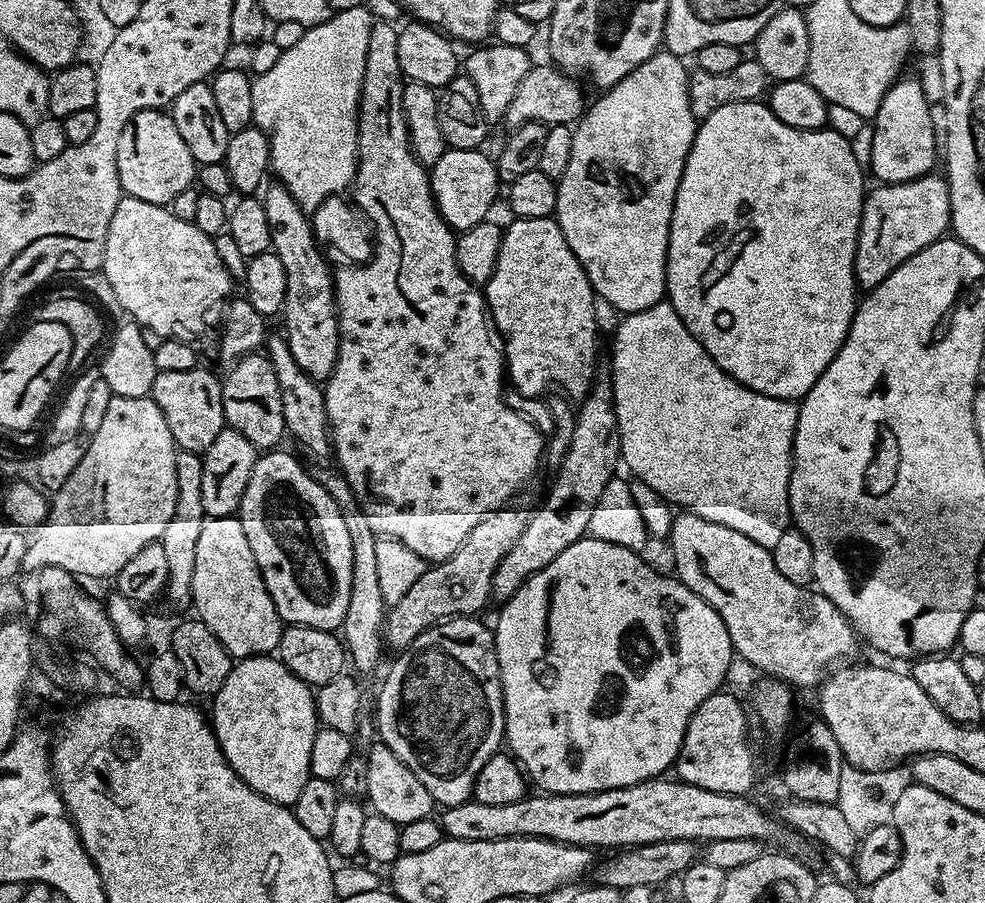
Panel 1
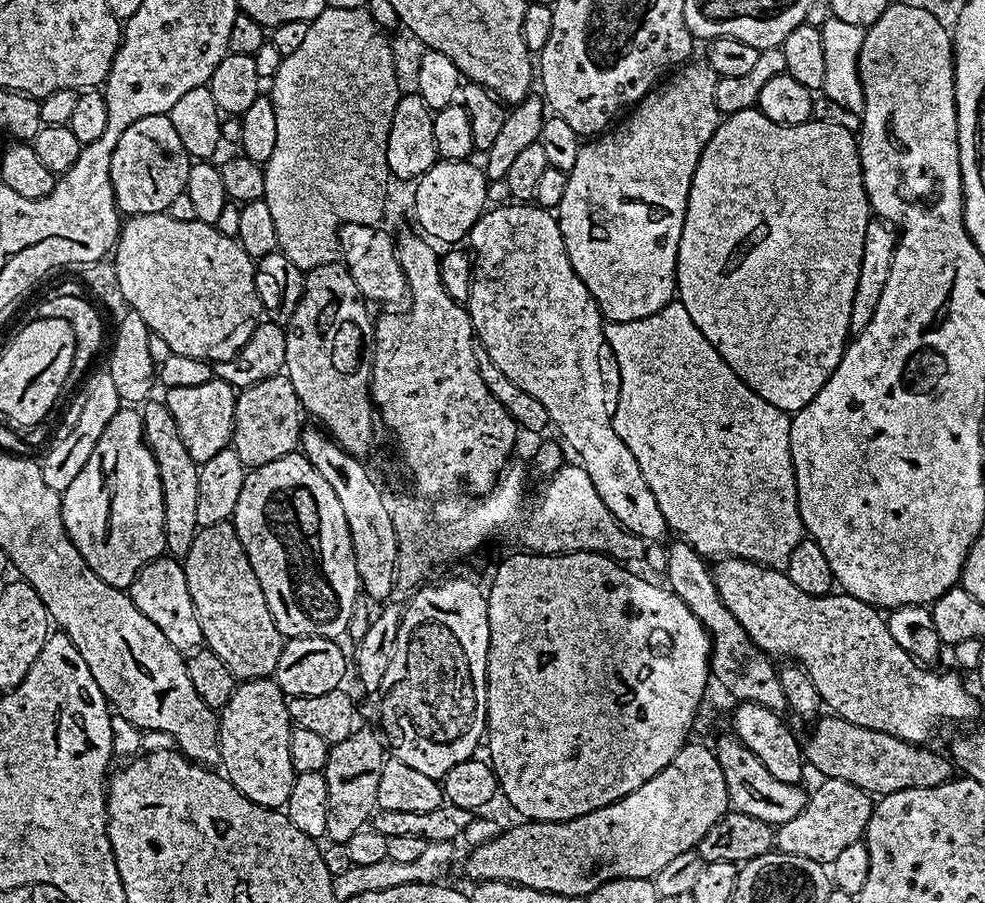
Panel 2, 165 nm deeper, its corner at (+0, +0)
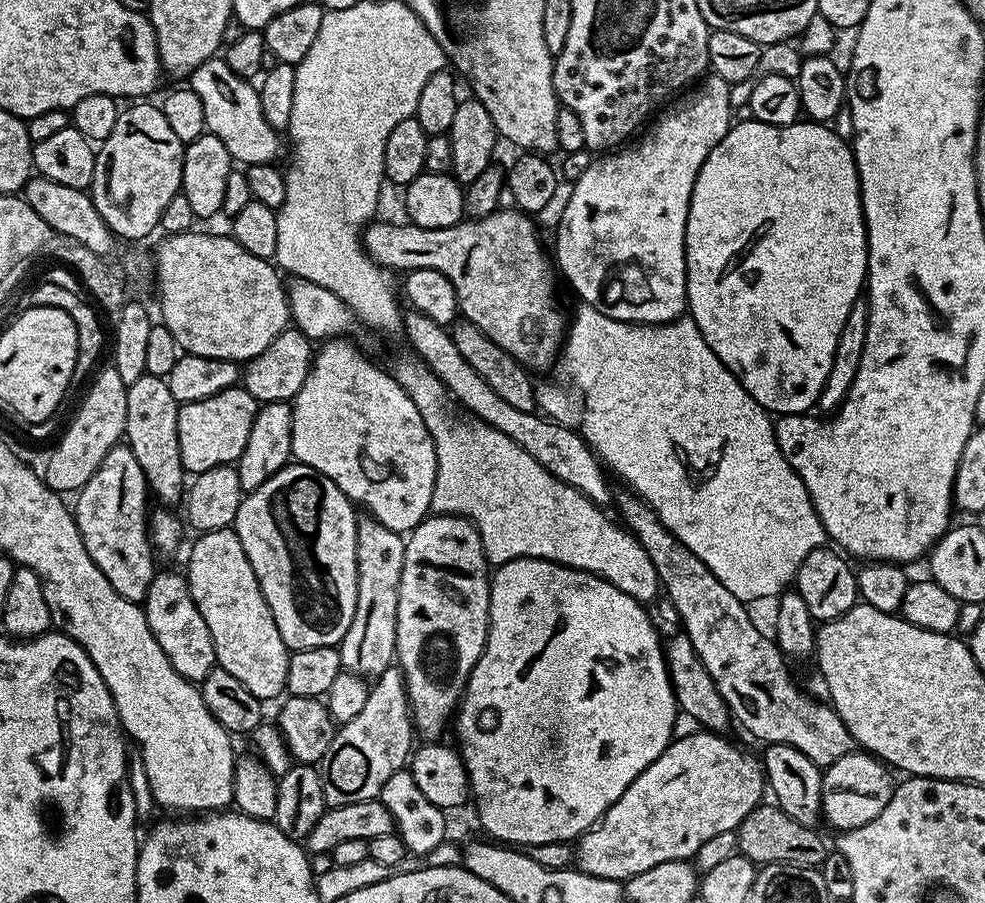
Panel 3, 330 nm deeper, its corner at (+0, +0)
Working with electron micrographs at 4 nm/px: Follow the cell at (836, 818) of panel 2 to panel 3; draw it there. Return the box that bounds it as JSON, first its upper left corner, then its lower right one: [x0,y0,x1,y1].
[820,750,894,834]

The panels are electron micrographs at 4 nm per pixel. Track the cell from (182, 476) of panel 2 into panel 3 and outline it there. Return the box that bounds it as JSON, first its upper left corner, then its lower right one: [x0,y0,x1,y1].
[124,375,186,506]

